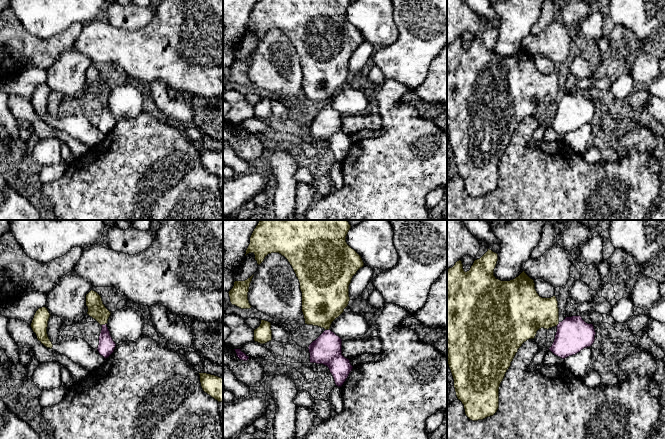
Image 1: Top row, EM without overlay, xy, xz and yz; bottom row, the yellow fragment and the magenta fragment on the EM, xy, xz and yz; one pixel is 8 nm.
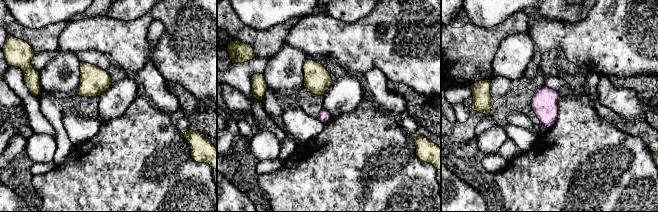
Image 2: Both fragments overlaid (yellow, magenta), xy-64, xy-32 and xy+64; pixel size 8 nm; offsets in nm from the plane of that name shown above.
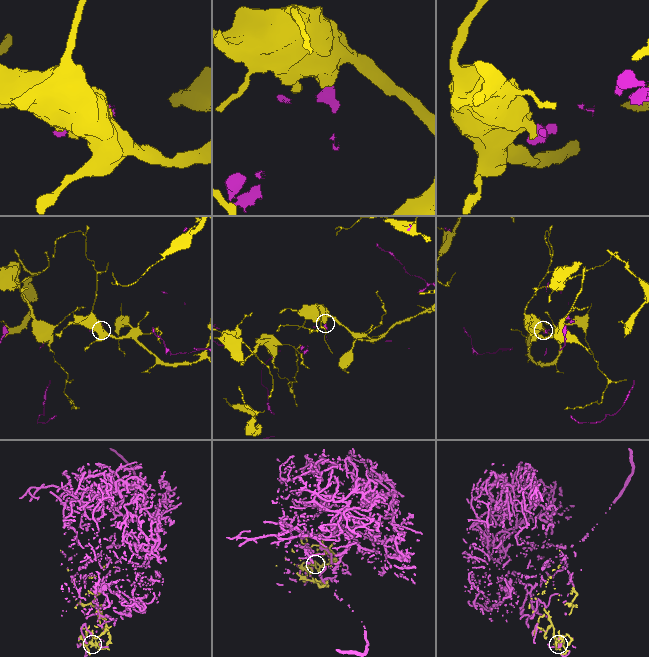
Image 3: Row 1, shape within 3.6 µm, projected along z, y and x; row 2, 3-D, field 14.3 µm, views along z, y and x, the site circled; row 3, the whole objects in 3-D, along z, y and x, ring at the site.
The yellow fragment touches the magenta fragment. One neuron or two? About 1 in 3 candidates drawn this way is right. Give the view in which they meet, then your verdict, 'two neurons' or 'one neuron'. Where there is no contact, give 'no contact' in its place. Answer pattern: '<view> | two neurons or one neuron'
xy | two neurons

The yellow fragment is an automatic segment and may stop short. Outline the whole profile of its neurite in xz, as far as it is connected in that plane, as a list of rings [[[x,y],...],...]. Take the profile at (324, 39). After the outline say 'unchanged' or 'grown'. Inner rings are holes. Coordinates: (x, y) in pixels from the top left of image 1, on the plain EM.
[[[258,0],[250,13],[250,20],[245,32],[253,29],[258,41],[268,30],[279,29],[284,32],[292,42],[300,59],[305,100],[329,106],[332,98],[348,82],[349,61],[353,52],[364,42],[361,32],[346,18],[350,4],[350,0]]]; unchanged

